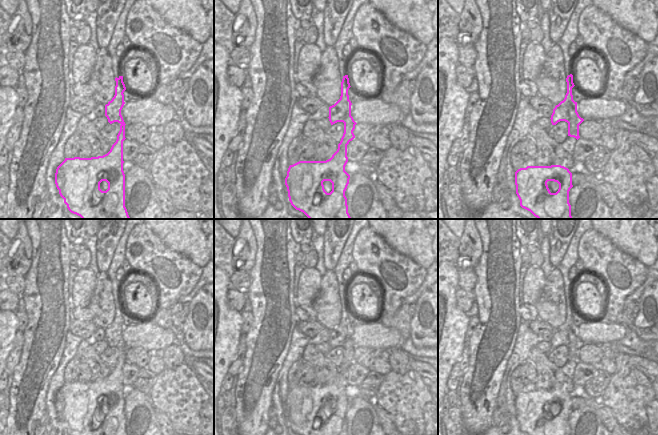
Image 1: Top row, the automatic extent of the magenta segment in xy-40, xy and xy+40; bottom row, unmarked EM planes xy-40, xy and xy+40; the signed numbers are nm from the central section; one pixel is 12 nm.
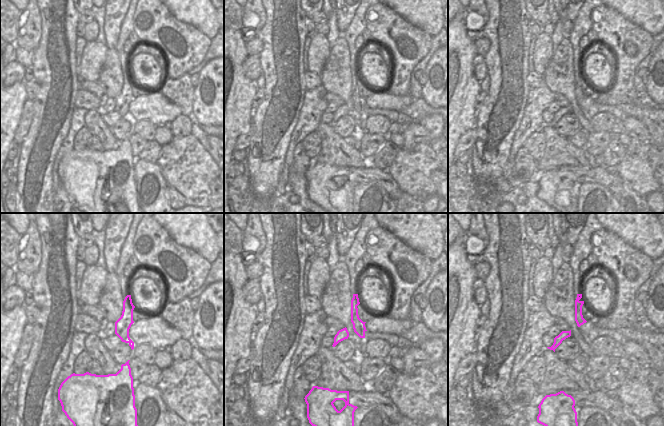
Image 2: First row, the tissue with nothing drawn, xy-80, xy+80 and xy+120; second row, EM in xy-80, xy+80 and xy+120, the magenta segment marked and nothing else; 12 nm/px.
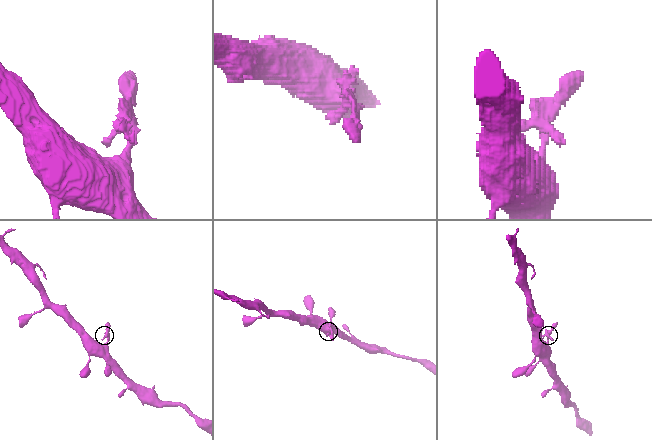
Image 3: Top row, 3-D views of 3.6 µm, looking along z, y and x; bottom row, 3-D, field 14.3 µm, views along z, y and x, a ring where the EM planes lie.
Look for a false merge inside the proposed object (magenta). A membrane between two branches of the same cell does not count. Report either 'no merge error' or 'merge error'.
merge error

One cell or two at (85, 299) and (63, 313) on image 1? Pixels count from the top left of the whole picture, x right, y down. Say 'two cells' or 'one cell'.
two cells

